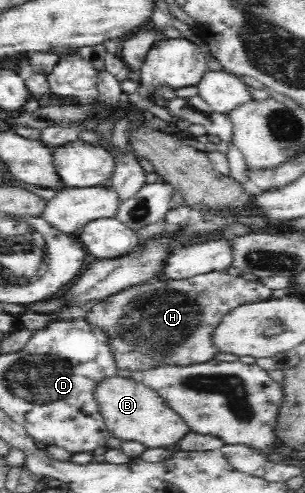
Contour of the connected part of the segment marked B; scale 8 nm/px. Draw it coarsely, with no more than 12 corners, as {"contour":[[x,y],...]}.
{"contour":[[105,379],[100,413],[112,436],[167,448],[190,430],[157,393]]}

